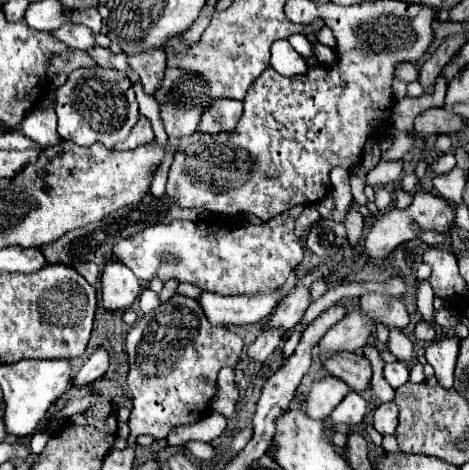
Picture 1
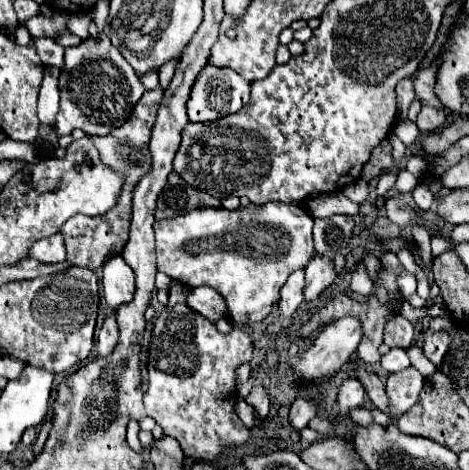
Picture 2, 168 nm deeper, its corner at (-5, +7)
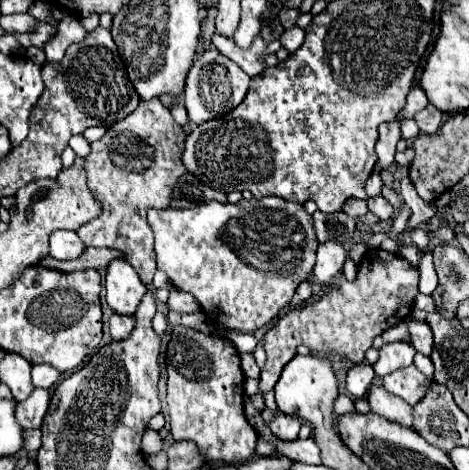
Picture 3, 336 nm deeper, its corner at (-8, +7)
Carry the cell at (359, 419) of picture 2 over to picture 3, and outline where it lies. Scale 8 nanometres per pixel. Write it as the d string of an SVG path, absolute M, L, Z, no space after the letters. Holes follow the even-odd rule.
M340 395L340 397L336 399L334 411L336 411L338 415L346 415L346 413L356 413L356 407L354 407L354 401L352 401L348 395Z

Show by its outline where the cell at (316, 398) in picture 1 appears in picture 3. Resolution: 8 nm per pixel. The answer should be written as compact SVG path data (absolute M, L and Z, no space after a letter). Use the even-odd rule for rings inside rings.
M278 413L272 421L270 421L270 429L272 433L282 439L282 441L294 441L298 437L298 431L300 431L300 419L298 417L292 417L292 415L284 415L284 413Z

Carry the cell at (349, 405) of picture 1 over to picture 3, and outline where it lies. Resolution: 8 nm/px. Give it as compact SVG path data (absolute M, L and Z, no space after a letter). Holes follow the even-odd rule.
M364 363L354 365L348 371L348 377L346 377L346 389L350 391L350 395L354 399L362 399L368 393L368 387L372 385L372 379L374 379L372 365L364 365Z

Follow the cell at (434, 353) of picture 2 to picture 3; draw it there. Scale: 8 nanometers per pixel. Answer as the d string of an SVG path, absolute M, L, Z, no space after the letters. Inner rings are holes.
M408 317L408 329L410 329L412 347L424 355L430 355L434 349L434 337L432 337L430 325L422 323L422 321L414 321L412 317Z

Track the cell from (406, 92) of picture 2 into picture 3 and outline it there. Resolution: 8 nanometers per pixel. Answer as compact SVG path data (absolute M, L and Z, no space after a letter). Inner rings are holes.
M400 119L394 123L382 123L380 125L380 137L376 143L376 155L378 155L378 165L380 169L388 169L394 163L394 153L396 153L396 143L400 141Z

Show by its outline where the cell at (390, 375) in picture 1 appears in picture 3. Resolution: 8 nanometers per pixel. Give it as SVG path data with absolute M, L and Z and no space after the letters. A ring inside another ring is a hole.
M398 341L398 343L388 343L380 349L380 359L374 365L374 371L378 377L384 377L400 367L408 367L412 365L416 349L410 343Z

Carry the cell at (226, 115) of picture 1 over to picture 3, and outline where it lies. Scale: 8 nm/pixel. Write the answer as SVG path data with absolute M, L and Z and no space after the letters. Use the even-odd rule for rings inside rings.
M210 47L206 49L192 65L188 77L186 77L186 93L184 103L188 109L188 117L192 123L204 123L210 119L216 119L232 109L236 109L250 87L250 77L228 57L224 57L218 49Z

